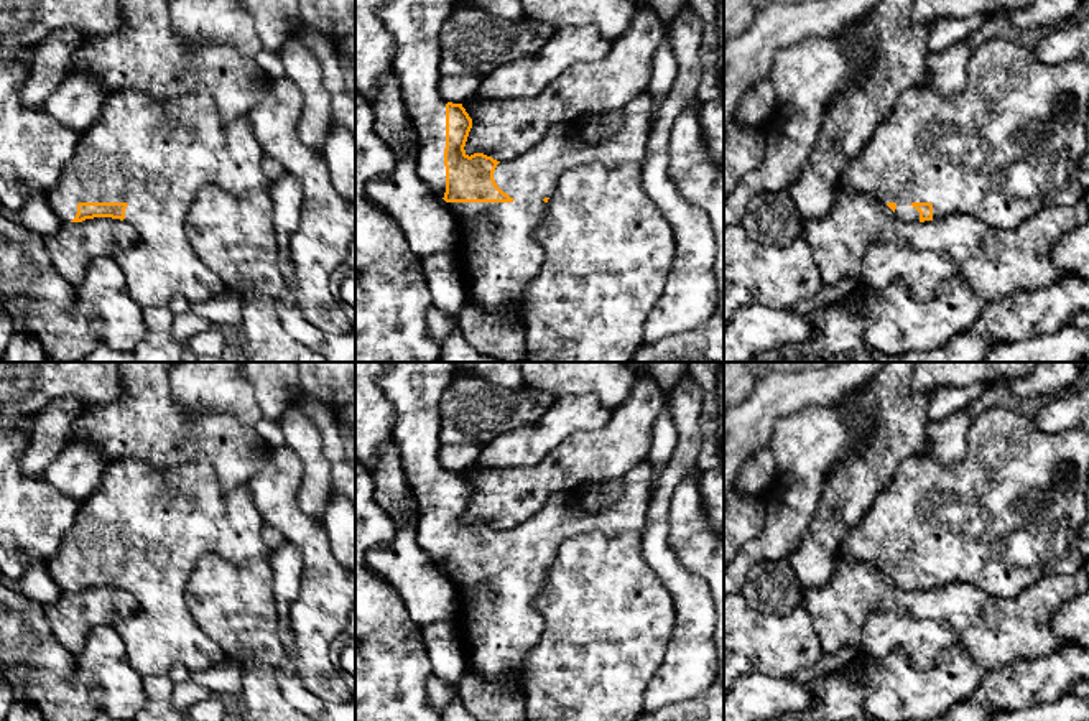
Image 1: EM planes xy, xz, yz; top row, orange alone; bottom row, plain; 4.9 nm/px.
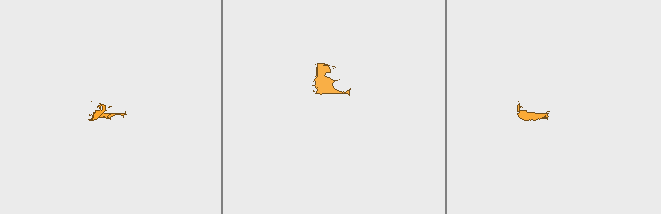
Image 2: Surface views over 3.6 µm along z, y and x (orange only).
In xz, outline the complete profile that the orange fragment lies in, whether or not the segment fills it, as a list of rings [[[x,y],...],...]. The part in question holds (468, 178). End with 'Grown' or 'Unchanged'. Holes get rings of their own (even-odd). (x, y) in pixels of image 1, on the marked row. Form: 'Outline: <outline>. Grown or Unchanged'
Outline: [[[385,0],[380,18],[396,41],[392,69],[401,84],[401,95],[418,135],[418,173],[457,222],[456,257],[469,295],[487,311],[517,306],[523,318],[525,295],[541,268],[544,252],[535,229],[548,212],[548,199],[563,173],[571,168],[602,163],[643,163],[651,132],[653,97],[646,92],[623,107],[623,123],[612,137],[584,142],[574,122],[558,123],[531,148],[497,161],[484,153],[467,155],[464,147],[472,119],[462,104],[446,102],[438,91],[439,33],[457,0]]]. Grown

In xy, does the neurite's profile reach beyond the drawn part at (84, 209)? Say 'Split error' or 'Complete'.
Split error

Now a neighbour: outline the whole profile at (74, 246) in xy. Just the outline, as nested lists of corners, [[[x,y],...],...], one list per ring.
[[[94,217],[67,222],[44,244],[54,268],[76,288],[84,281],[92,260],[115,257],[140,244],[135,227],[120,219]]]

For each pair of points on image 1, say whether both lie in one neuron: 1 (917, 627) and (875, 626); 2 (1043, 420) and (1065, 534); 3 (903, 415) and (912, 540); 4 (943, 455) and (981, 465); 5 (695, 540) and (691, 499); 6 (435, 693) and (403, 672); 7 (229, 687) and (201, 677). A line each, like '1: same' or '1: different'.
1: same
2: different
3: different
4: different
5: same
6: different
7: same

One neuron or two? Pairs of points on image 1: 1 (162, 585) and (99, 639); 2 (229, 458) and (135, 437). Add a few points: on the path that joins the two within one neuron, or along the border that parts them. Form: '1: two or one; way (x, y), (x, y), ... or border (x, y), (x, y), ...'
1: two; border (112, 626), (130, 662)
2: one; way (206, 441), (158, 437)

